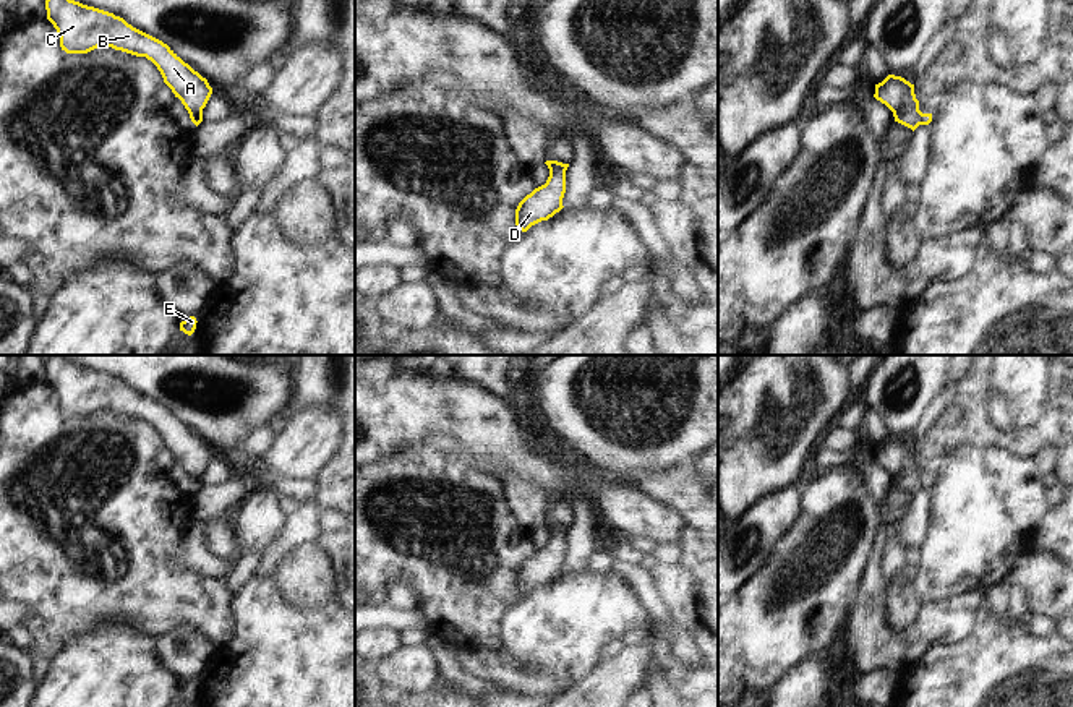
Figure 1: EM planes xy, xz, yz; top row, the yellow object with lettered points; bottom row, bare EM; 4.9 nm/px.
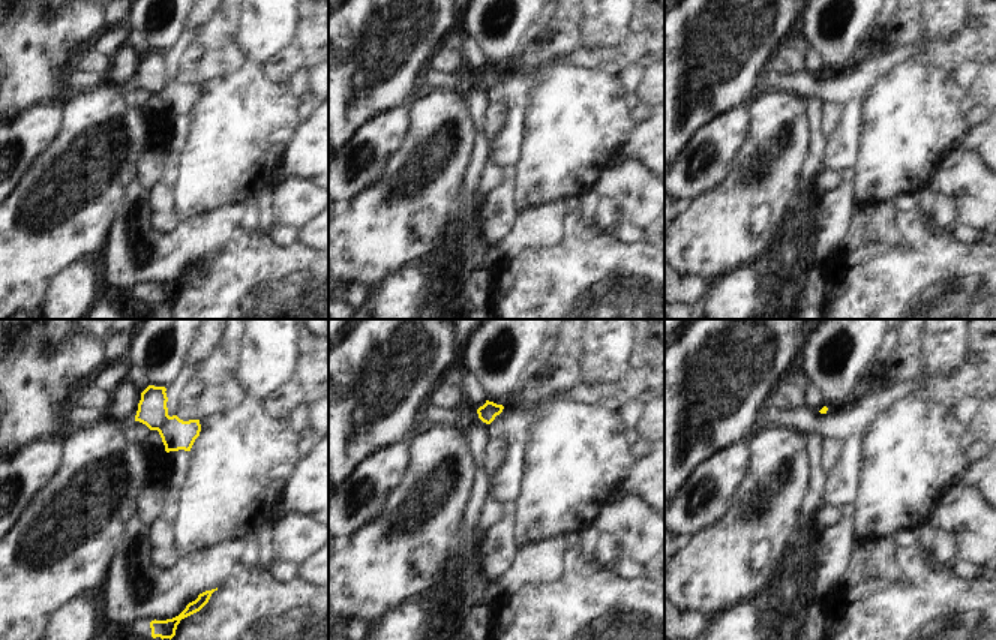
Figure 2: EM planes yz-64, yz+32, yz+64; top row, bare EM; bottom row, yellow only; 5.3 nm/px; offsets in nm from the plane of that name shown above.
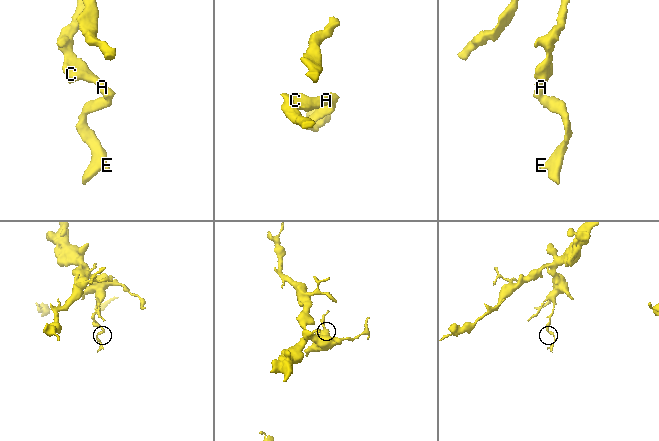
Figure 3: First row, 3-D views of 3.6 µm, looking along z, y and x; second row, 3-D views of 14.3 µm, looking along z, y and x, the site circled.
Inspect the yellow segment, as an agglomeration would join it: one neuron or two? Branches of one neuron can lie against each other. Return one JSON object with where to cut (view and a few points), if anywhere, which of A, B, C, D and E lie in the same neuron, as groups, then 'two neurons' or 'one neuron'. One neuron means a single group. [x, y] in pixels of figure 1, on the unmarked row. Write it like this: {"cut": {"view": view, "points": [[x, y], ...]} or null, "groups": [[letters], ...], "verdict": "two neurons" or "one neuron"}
{"cut": null, "groups": [["A", "B", "C", "D", "E"]], "verdict": "one neuron"}

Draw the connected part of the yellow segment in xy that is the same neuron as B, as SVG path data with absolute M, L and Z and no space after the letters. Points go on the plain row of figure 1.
M52 355L45 363L47 383L60 397L66 417L88 417L97 410L112 410L136 420L146 420L160 435L164 446L182 464L191 485L203 485L212 451L207 443L185 426L167 407L133 391L113 376L70 363Z

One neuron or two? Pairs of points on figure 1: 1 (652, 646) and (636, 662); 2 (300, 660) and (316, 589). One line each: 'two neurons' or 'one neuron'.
1: one neuron
2: two neurons

